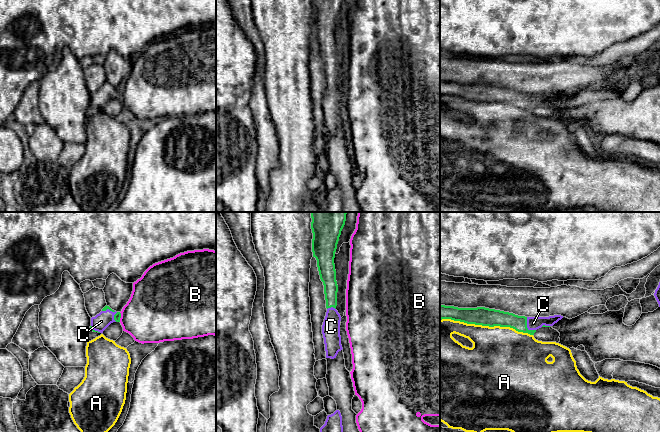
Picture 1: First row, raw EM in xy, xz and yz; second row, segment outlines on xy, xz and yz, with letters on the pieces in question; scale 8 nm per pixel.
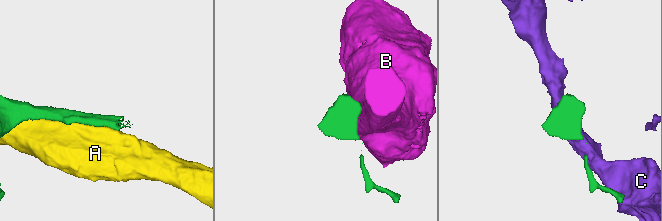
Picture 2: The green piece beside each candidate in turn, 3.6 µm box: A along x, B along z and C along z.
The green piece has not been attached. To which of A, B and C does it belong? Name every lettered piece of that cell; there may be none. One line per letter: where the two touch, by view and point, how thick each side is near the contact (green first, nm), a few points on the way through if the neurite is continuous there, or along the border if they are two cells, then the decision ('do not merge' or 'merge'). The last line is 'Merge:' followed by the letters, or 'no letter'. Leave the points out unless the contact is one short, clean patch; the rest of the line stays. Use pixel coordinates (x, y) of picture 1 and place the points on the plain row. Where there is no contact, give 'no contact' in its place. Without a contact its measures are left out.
A: contact yz (486, 101); calibres 150 and 440 nm; do not merge
B: contact xy (120, 93); calibres 60 and 440 nm; do not merge
C: contact yz (526, 102); calibres 130 and 110 nm; way yz (496, 94), (509, 95), (526, 102), (533, 99); merge
Merge: C

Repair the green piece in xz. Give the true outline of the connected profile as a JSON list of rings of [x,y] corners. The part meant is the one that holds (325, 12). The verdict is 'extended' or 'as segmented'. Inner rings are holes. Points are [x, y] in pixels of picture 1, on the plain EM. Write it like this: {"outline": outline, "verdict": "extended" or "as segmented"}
{"outline": [[[311,0],[312,28],[317,36],[320,55],[324,61],[326,92],[322,101],[326,134],[336,134],[341,127],[340,97],[336,86],[338,61],[334,40],[335,28],[345,0]]], "verdict": "extended"}

